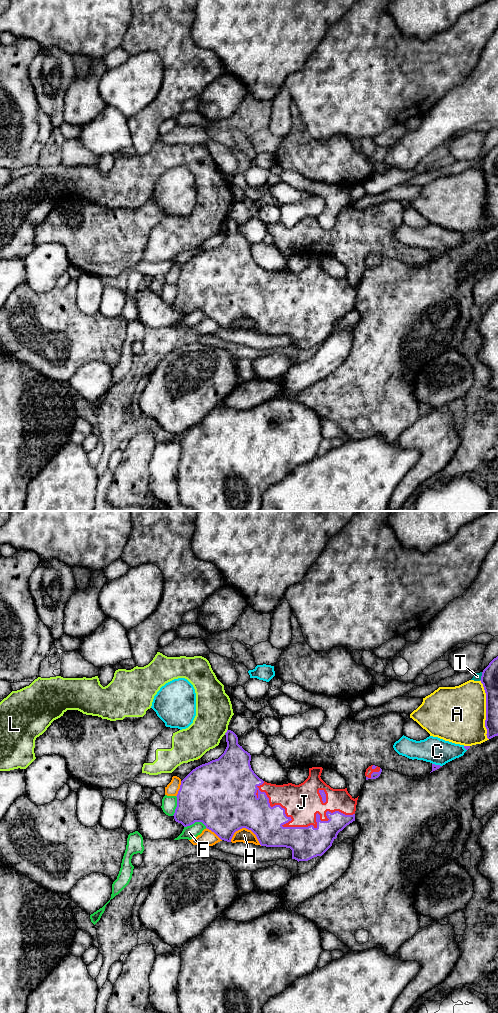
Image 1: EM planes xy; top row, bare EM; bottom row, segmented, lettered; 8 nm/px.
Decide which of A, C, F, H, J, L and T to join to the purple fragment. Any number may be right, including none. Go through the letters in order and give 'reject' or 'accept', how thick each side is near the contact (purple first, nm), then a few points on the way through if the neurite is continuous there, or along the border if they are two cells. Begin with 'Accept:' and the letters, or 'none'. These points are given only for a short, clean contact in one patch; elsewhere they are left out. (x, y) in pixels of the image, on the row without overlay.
Accept: J
A: reject | 140/460 nm
C: reject | 50/220 nm
F: reject | 480/110 nm
H: reject | 460/120 nm
J: accept | 260/300 nm
L: reject | 240/300 nm | along xy (227, 217), (224, 222)
T: reject | 140/60 nm

